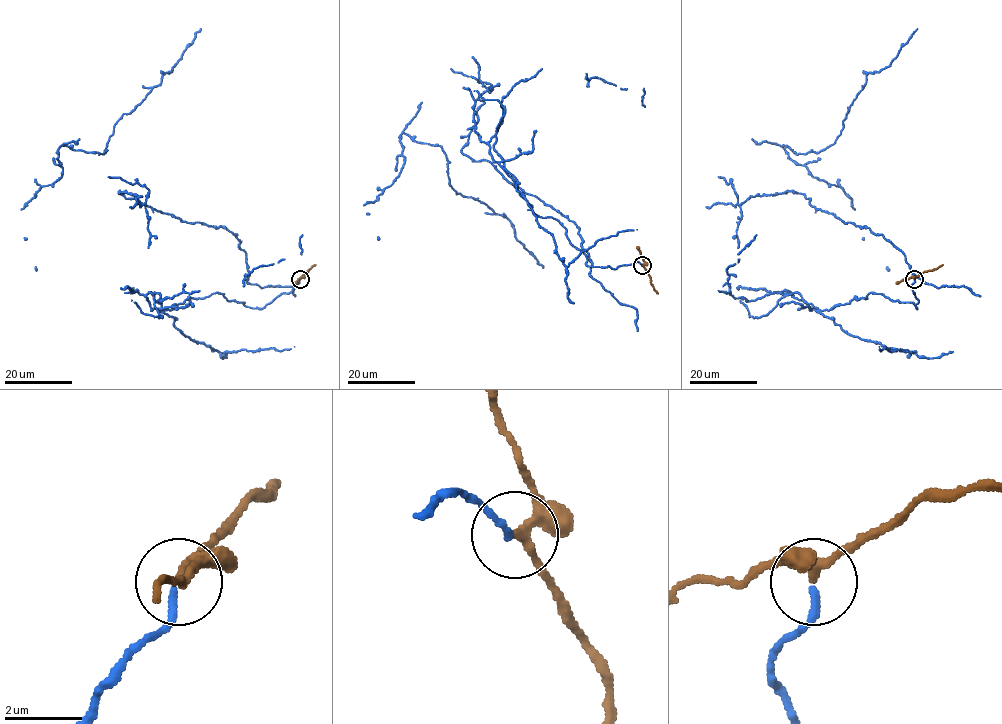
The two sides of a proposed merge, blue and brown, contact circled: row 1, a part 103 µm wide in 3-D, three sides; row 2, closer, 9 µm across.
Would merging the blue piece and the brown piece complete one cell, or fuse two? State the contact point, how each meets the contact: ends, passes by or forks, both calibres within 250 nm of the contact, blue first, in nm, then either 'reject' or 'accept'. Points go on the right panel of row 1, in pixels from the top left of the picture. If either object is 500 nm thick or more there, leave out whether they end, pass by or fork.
(914, 279) | blue ends | brown passes by | 180/200 nm | accept

